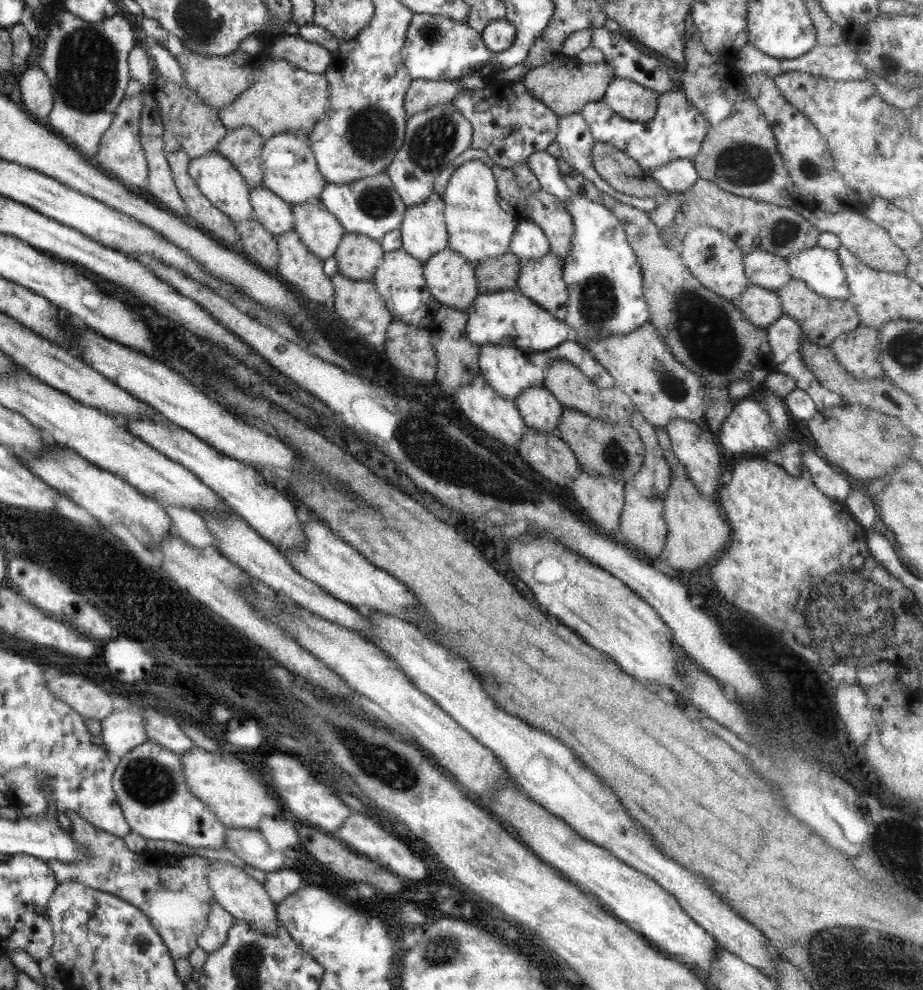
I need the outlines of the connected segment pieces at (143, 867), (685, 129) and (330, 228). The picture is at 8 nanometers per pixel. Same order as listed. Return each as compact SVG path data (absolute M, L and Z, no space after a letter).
M70 811L68 815L73 841L86 856L66 864L47 862L57 884L64 884L68 880L77 881L88 888L110 893L133 904L150 919L174 960L191 956L193 950L196 950L198 936L205 931L211 902L215 900L206 880L209 859L198 855L182 858L166 855L147 861L144 856L131 852L124 839L93 827L78 813Z
M683 90L659 93L657 113L646 122L618 116L604 100L584 104L578 113L589 124L593 140L612 145L633 158L643 169L653 169L675 158L692 159L702 146L709 124L701 112L686 98Z
M311 199L292 205L293 231L302 244L323 262L335 257L336 250L346 231L338 219L322 204L321 199Z

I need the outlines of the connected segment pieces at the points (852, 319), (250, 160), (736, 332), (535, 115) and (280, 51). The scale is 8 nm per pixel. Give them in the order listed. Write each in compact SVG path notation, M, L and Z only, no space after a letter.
M802 280L791 281L776 293L782 304L783 313L795 318L803 336L818 346L828 347L838 336L852 332L860 325L860 319L854 305L848 300L828 299L808 288Z
M241 126L228 131L218 143L216 152L226 157L243 176L248 188L263 184L262 149L265 143L253 128Z
M626 206L626 218L623 228L638 262L643 276L643 297L651 314L651 324L658 331L658 336L666 343L674 358L701 377L710 388L727 388L730 382L742 381L751 377L754 367L770 369L772 358L771 346L767 340L767 331L754 326L739 310L736 302L722 299L707 288L686 269L680 251L666 247L660 230L647 212L633 206Z
M522 80L497 81L483 89L464 89L451 103L470 121L473 128L471 147L484 151L502 168L526 163L533 152L545 151L555 140L559 116L534 98Z
M283 35L270 46L271 58L283 58L298 68L323 74L333 67L334 55L323 46L308 42L296 35Z

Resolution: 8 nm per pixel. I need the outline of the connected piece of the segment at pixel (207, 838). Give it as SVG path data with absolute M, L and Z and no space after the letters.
M147 741L128 752L115 767L112 780L115 800L132 832L150 840L171 840L190 848L222 848L225 826L190 793L182 770L182 756Z

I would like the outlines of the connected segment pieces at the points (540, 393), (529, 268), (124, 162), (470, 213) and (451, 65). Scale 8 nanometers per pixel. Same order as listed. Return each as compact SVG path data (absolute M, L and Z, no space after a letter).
M527 388L515 403L528 428L560 438L559 424L565 407L548 389Z
M548 252L538 260L522 263L517 286L522 295L563 321L570 294L562 270L562 260Z
M130 79L125 95L114 112L110 128L107 128L102 135L99 151L94 156L98 166L102 166L107 174L125 186L136 186L136 188L147 188L149 183L149 168L145 152L141 147L139 133L142 92L144 92L144 85Z
M469 160L455 168L443 192L443 199L448 248L474 265L509 252L518 222L498 204L497 182L489 166L481 160Z
M414 14L401 53L403 54L403 63L412 80L452 81L460 79L465 74L485 77L486 74L494 70L492 58L495 53L486 48L481 34L469 28L466 23L442 15Z

